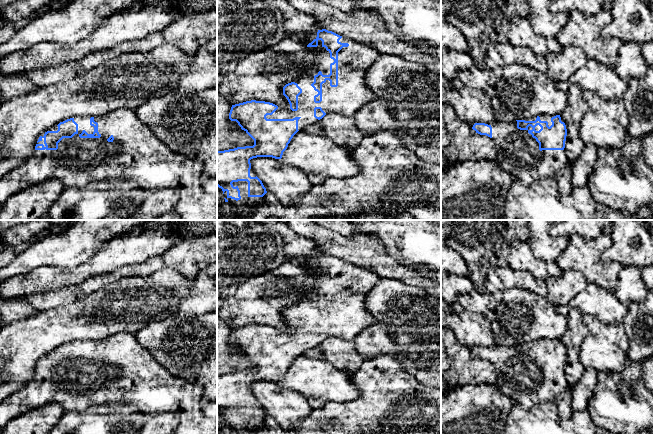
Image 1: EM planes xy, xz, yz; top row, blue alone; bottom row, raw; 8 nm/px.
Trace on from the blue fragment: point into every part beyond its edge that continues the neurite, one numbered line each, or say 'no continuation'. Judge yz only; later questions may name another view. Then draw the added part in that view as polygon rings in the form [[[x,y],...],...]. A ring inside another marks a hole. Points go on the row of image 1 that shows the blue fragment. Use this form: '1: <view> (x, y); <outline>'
1: yz (517, 153); [[[495,121],[493,123],[485,123],[492,127],[492,139],[496,145],[496,158],[495,161],[499,167],[508,173],[514,180],[519,180],[525,185],[530,185],[535,180],[539,180],[545,177],[553,178],[558,186],[559,193],[562,196],[569,195],[572,190],[572,163],[568,160],[565,150],[539,150],[539,143],[531,134],[529,130],[533,128],[528,127],[527,130],[520,130],[517,128],[517,121],[514,122],[501,122]]]

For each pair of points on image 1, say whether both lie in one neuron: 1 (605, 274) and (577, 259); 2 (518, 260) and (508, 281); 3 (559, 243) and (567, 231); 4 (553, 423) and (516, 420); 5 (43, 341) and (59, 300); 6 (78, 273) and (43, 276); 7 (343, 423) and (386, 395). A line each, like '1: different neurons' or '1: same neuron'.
1: same neuron
2: different neurons
3: different neurons
4: same neuron
5: different neurons
6: same neuron
7: same neuron

